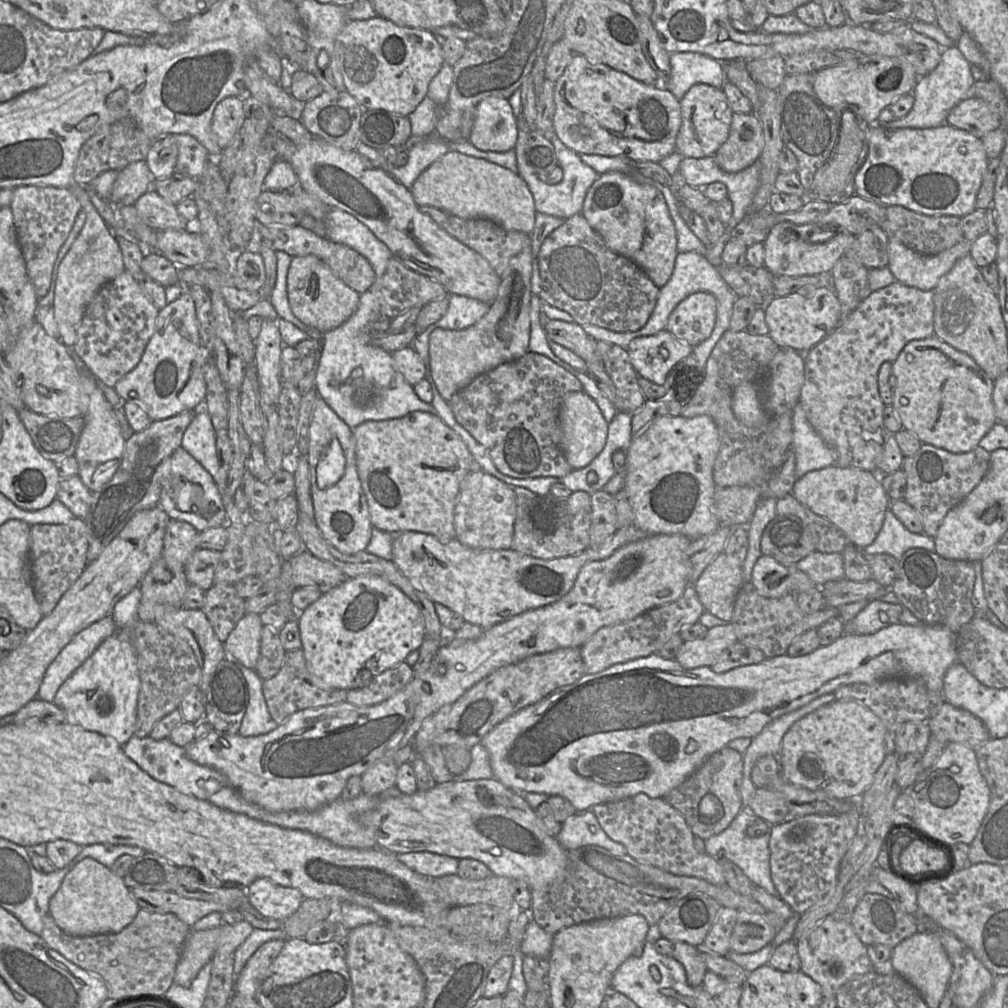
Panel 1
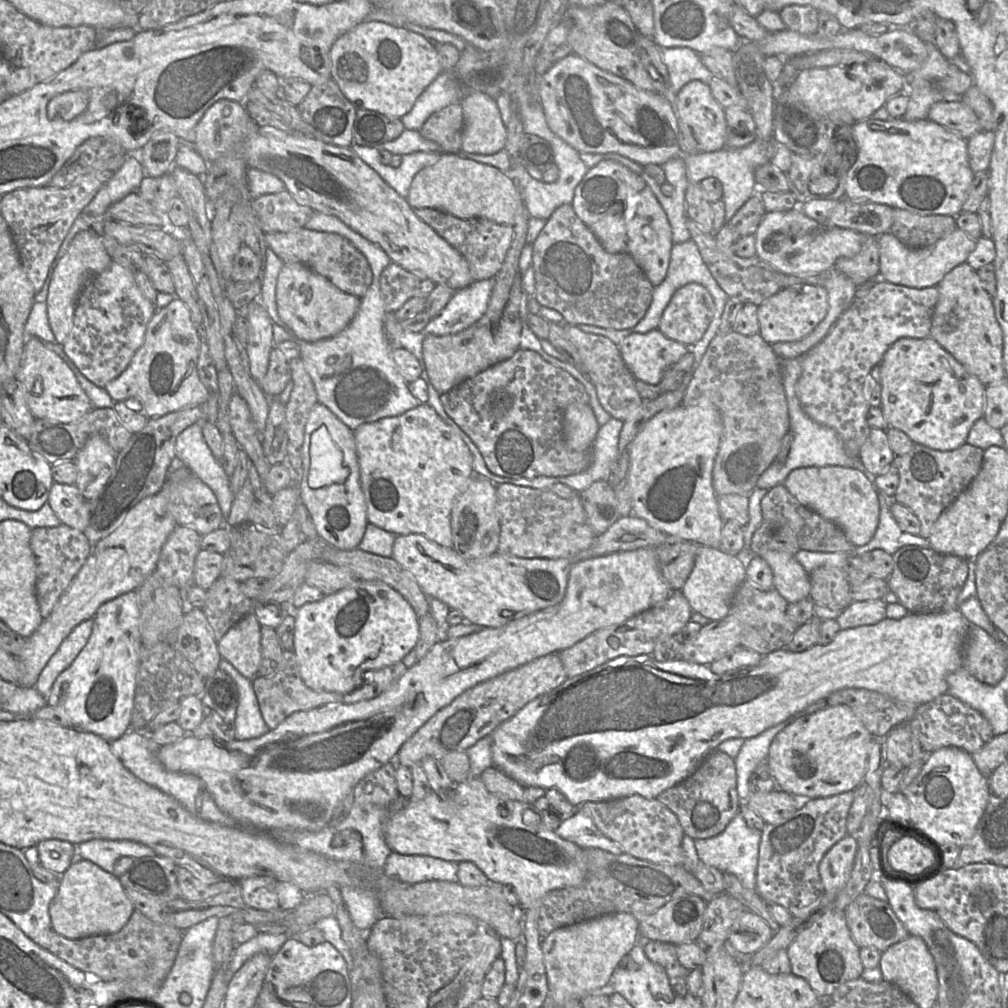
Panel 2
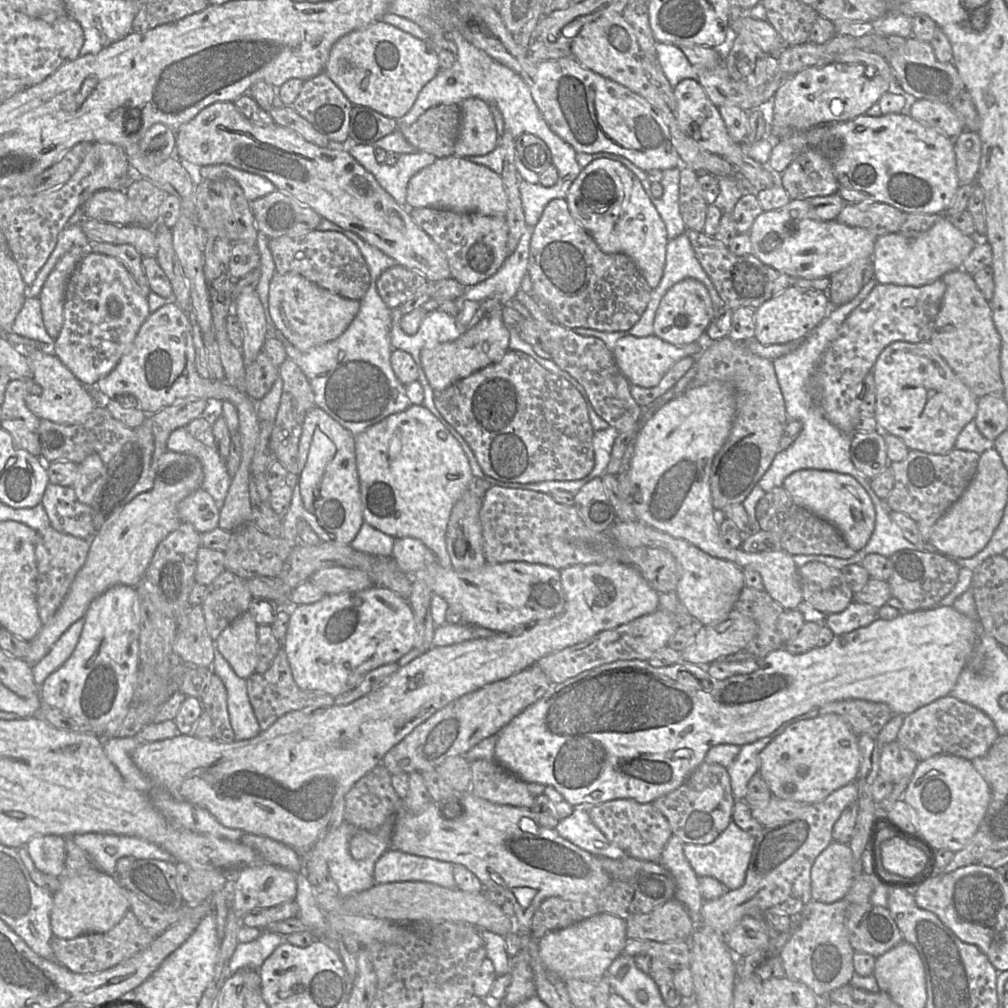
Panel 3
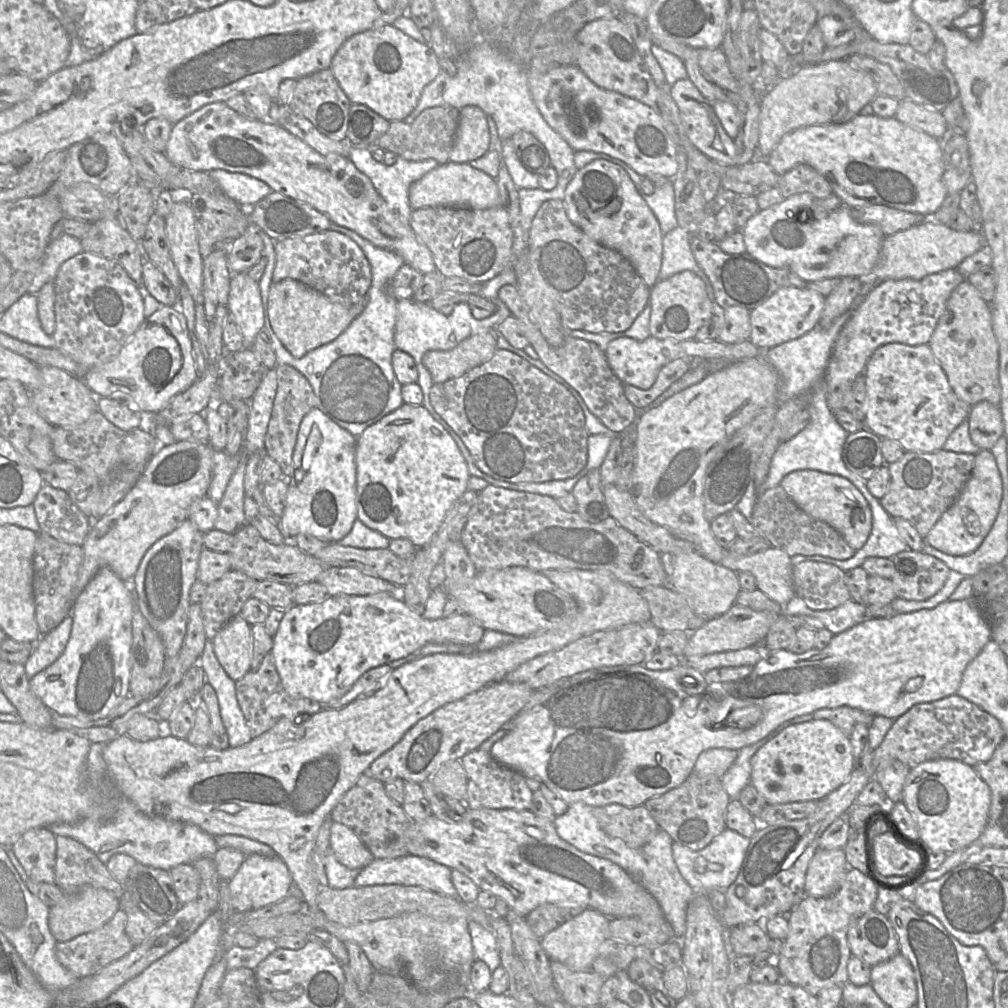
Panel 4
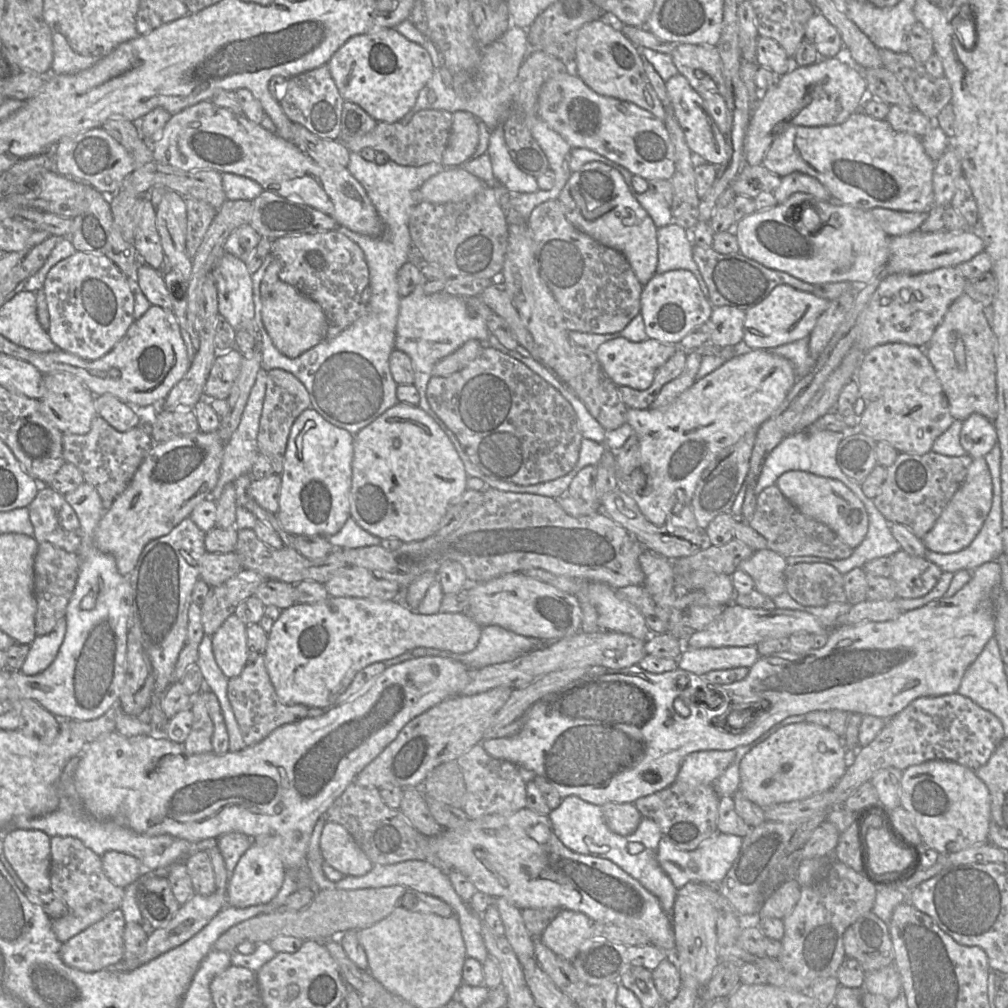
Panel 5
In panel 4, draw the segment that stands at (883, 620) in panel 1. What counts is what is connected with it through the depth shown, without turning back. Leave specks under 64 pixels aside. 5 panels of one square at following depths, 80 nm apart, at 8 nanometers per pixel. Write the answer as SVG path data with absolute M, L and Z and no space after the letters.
M852 600L832 610L809 610L833 635L840 634L867 619L867 605Z

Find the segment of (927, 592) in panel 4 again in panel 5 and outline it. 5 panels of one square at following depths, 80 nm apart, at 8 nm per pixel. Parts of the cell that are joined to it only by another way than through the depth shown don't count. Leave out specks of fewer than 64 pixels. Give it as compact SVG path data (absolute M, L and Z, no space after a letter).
M899 551L891 556L891 579L897 598L916 599L928 594L942 575L941 569L925 557L910 556Z

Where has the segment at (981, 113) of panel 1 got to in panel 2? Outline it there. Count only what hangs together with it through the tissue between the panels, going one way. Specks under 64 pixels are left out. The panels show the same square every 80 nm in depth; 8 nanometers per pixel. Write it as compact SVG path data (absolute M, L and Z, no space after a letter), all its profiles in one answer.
M961 100L936 102L929 109L927 120L942 125L966 140L982 131L975 113Z

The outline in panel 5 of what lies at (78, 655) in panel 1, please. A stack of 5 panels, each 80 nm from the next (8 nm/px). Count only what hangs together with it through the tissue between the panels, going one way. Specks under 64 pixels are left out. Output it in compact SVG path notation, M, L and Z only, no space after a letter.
M61 618L49 634L36 636L19 671L24 675L36 675L48 668L63 643L66 626L66 620Z

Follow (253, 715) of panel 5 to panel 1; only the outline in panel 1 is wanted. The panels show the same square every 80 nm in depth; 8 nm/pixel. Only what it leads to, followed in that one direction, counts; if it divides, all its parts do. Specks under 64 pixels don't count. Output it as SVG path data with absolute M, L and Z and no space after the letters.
M302 649L286 651L281 669L272 678L263 680L262 690L269 713L277 724L297 711L344 702L347 697L345 689L323 689L313 683Z

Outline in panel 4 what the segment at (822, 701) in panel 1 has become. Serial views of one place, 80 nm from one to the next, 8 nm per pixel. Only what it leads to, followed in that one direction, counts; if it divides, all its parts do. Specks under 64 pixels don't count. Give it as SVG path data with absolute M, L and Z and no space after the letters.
M813 714L795 717L781 724L775 731L760 741L738 750L737 759L721 777L722 785L730 799L738 799L741 791L750 783L752 769L751 758L759 750L759 748L761 748L784 728L810 720L813 720Z

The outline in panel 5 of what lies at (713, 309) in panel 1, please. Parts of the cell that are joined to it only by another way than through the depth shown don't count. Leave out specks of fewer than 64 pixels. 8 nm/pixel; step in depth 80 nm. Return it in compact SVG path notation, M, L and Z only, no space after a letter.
M688 270L655 273L643 286L640 298L640 314L647 337L668 344L679 344L691 330L707 323L713 308L697 279Z

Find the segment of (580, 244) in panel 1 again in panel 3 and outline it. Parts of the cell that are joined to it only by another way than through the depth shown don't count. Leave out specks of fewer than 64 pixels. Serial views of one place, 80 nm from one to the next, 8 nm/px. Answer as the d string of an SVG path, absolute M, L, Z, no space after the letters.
M565 199L551 200L534 226L530 241L527 275L530 276L537 305L558 324L569 328L589 328L603 332L627 331L644 313L652 289L633 260L622 253L606 254L590 234L571 216Z

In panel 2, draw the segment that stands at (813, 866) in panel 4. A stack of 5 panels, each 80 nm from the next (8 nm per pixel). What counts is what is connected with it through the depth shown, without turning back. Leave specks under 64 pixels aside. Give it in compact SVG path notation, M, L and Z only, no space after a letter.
M847 835L824 855L819 863L819 875L823 884L825 901L834 901L847 884L857 852L857 840Z

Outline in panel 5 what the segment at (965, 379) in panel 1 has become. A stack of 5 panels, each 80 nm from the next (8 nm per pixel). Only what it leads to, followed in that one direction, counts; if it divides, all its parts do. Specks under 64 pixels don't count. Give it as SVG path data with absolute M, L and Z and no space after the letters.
M886 343L867 351L854 375L865 408L859 432L876 442L886 442L899 453L925 454L955 421L949 411L935 369L924 348L906 343Z

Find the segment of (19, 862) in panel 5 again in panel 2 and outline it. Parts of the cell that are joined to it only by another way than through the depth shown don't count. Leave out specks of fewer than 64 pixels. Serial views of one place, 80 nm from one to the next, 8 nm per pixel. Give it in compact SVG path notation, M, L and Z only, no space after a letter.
M48 839L36 845L40 864L57 876L61 876L76 860L76 846L59 839Z

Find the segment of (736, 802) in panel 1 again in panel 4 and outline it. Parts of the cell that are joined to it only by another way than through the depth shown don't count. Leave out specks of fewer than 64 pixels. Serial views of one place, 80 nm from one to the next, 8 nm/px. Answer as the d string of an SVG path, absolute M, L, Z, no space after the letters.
M691 774L679 786L648 799L643 805L659 829L666 831L673 842L698 851L705 848L713 838L726 829L726 814L730 800L721 778L715 775Z

